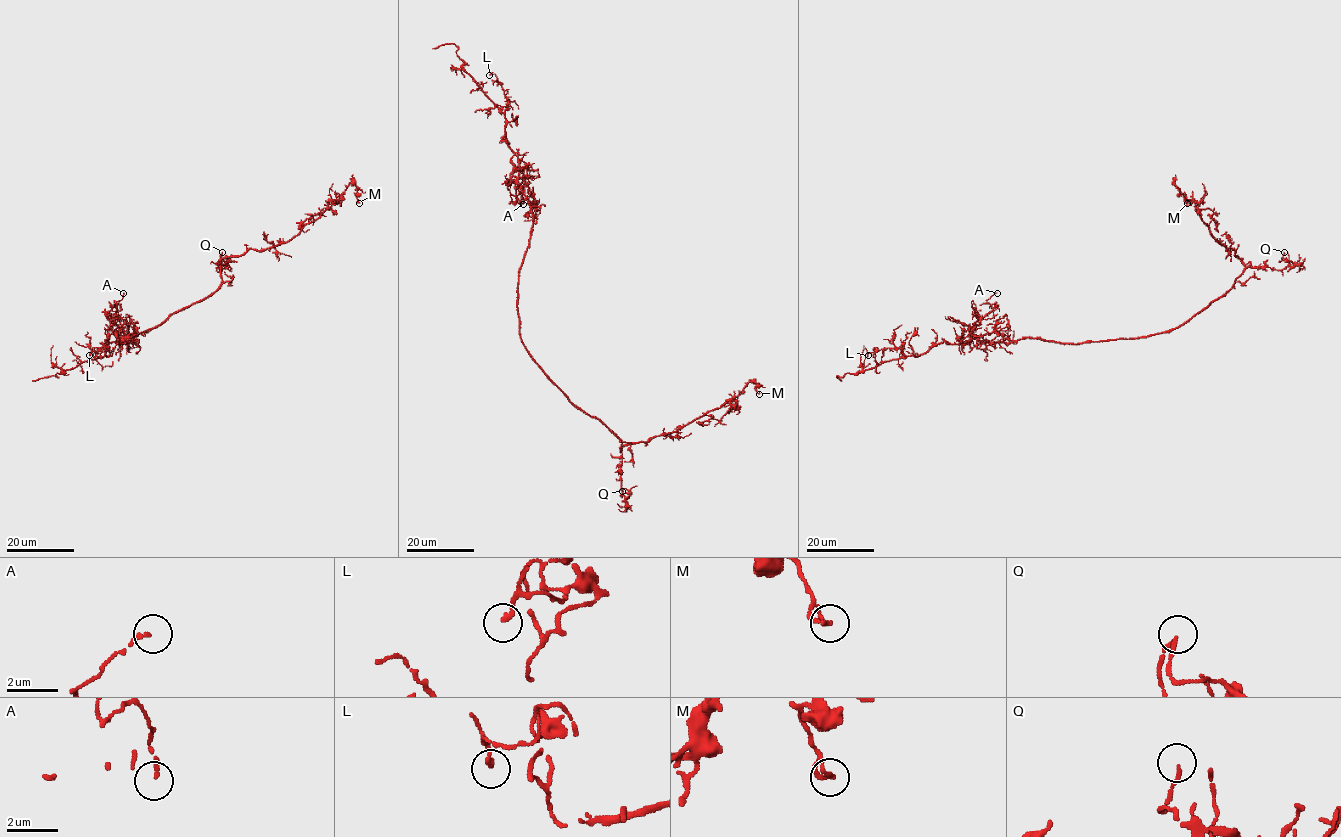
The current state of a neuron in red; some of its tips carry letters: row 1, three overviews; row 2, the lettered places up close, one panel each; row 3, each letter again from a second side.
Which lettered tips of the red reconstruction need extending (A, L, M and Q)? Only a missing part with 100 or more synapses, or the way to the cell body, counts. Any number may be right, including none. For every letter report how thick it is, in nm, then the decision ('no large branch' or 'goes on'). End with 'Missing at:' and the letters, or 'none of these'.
A: 130 nm thick; no large branch
L: 180 nm thick; no large branch
M: 190 nm thick; no large branch
Q: 80 nm thick; no large branch
Missing at: none of these

